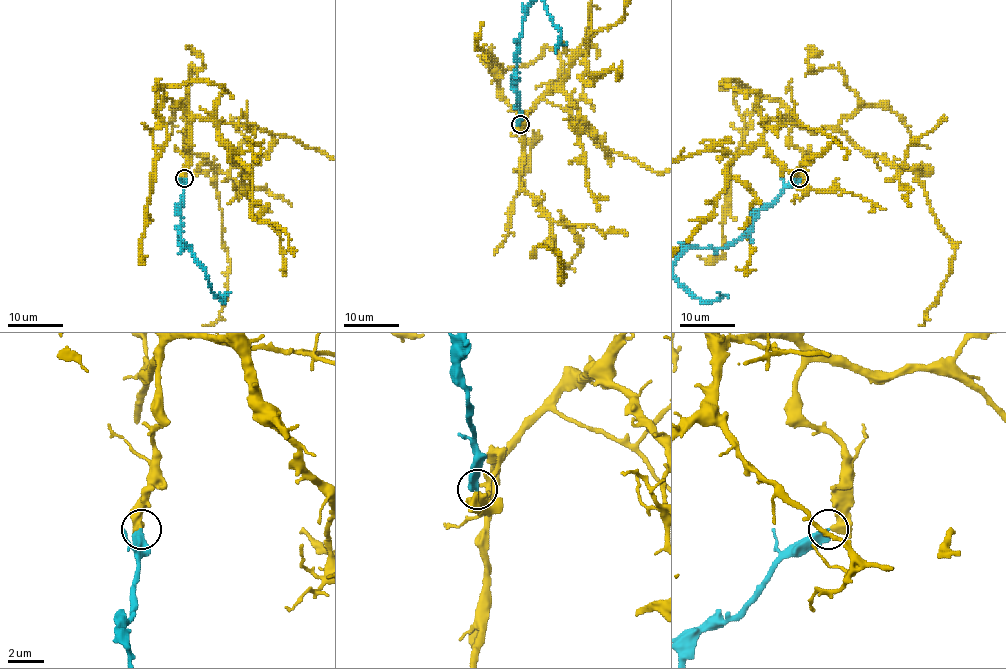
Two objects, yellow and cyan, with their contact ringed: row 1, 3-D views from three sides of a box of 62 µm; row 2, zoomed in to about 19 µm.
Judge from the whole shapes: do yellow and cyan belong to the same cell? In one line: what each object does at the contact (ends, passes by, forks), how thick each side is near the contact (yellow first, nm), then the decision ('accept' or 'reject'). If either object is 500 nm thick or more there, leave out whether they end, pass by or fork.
yellow passes by; cyan ends there; 320 nm thick on the yellow side, 400 nm on the other; accept

